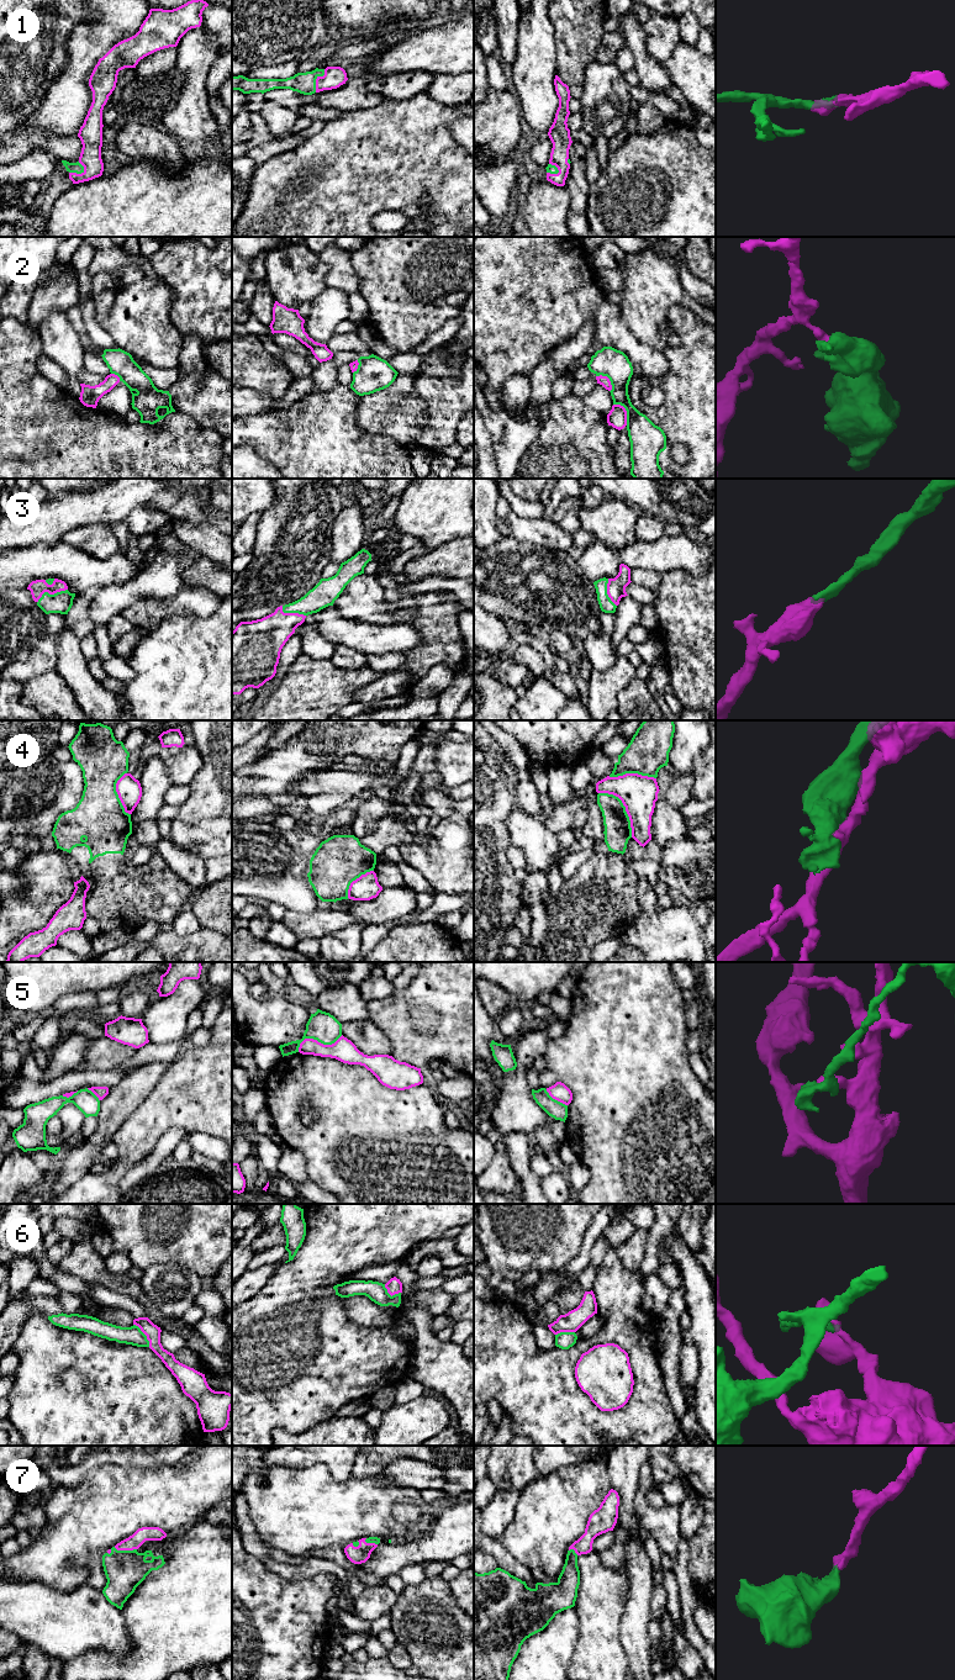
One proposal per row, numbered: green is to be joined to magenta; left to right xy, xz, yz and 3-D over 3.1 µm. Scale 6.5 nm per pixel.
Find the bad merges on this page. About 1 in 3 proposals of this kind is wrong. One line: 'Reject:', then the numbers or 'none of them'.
Reject: 2, 4, 5, 6

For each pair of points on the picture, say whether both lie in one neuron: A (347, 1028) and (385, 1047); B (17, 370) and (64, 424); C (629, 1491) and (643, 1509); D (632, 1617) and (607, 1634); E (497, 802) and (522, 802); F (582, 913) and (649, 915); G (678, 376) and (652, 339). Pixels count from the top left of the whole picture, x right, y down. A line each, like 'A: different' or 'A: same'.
A: same
B: same
C: different
D: different
E: different
F: different
G: different

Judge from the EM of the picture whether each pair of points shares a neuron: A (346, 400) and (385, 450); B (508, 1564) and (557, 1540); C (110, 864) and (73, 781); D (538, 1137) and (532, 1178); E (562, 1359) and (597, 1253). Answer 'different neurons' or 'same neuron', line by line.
A: same neuron
B: different neurons
C: different neurons
D: different neurons
E: different neurons

